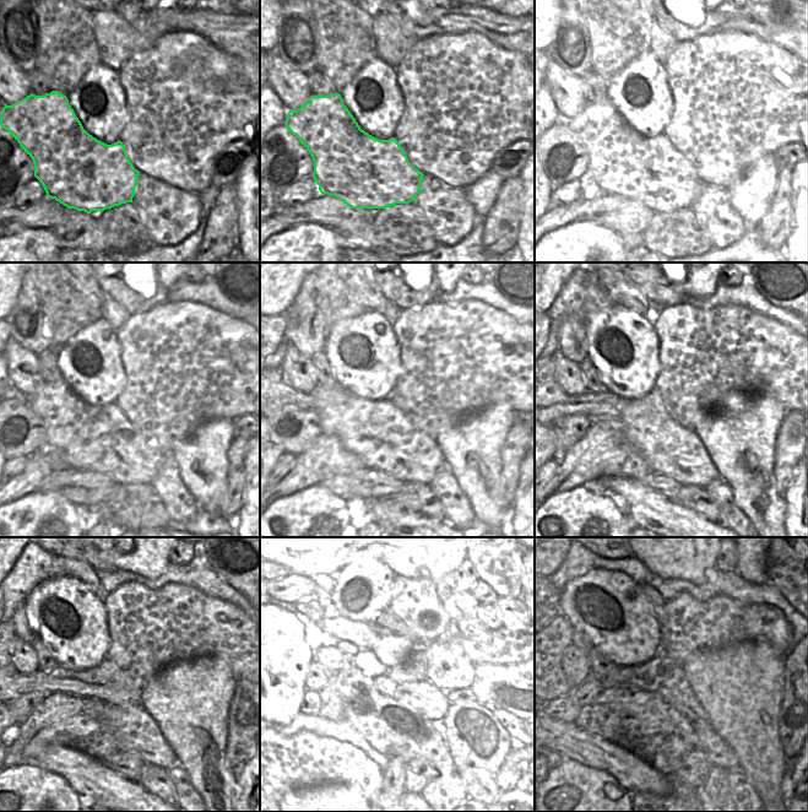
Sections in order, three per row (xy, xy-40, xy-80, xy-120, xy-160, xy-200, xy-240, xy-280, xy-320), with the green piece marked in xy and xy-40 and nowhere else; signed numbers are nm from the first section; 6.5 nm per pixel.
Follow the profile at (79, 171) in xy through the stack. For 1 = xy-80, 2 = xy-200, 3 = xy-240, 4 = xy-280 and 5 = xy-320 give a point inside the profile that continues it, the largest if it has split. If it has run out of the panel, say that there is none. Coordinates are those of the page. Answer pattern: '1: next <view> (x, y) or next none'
1: next xy-80 (639, 172)
2: next xy-200 (671, 449)
3: next xy-240 (135, 731)
4: next xy-280 (422, 736)
5: next xy-320 (720, 753)

